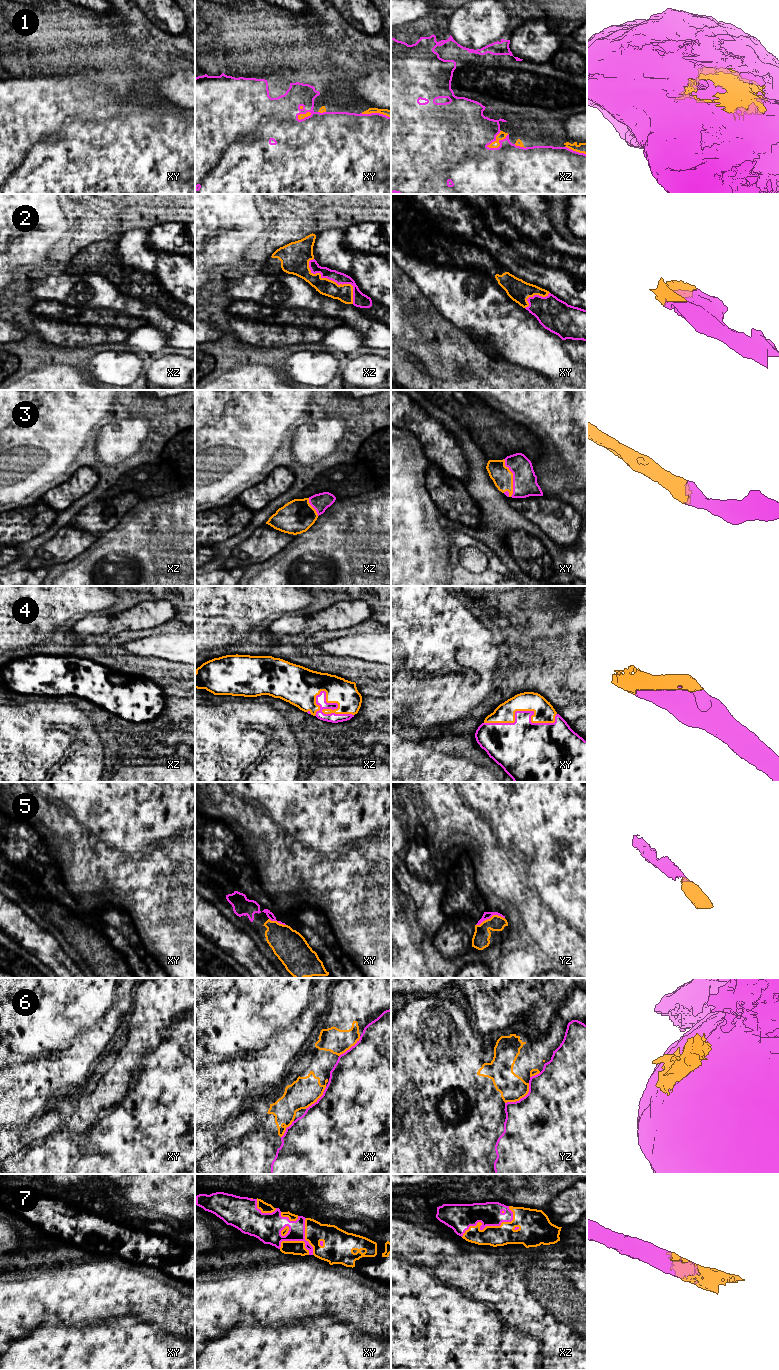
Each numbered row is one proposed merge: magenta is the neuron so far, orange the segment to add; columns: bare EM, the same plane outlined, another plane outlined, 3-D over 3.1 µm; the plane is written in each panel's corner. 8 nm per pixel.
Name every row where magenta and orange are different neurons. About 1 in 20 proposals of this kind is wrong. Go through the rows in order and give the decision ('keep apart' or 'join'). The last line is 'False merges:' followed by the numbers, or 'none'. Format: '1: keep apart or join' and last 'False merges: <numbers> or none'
1: join
2: join
3: join
4: join
5: join
6: join
7: join
False merges: none

